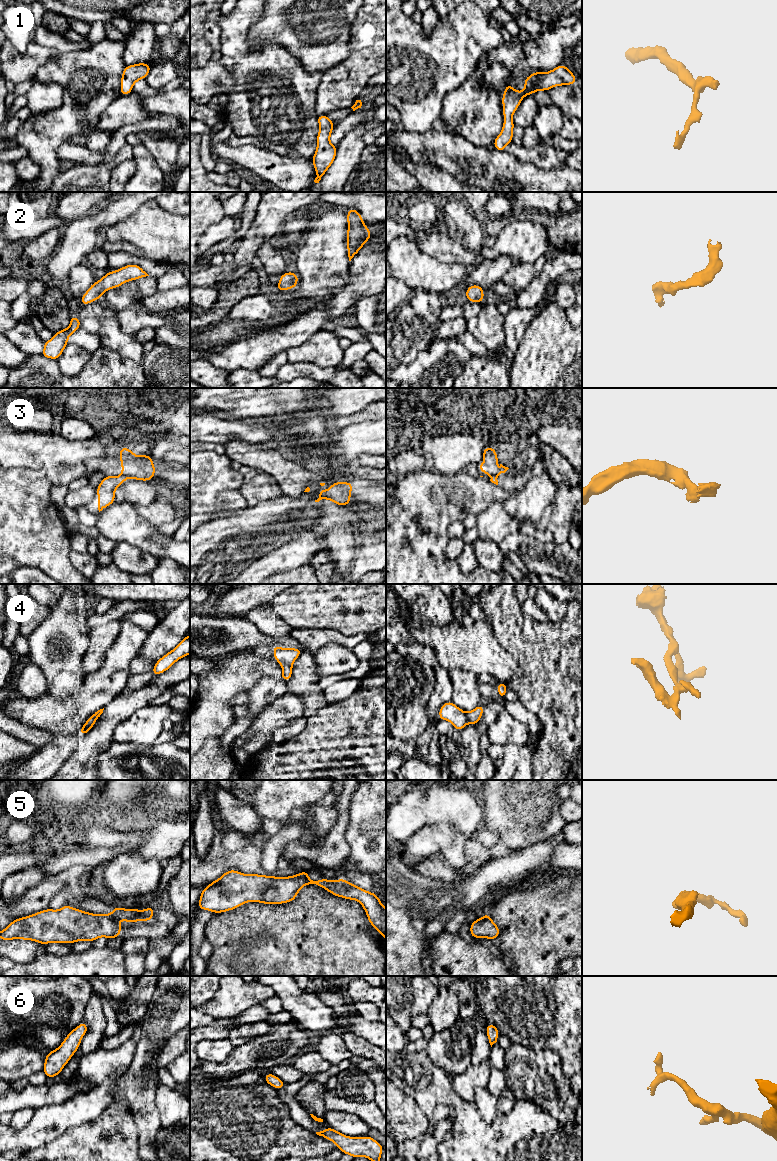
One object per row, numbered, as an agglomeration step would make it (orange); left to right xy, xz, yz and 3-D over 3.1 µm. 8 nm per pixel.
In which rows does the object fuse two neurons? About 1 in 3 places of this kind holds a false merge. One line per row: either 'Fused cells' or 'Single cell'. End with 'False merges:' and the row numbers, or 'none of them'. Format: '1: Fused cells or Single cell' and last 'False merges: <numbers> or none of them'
1: Single cell
2: Single cell
3: Fused cells
4: Fused cells
5: Fused cells
6: Single cell
False merges: 3, 4, 5

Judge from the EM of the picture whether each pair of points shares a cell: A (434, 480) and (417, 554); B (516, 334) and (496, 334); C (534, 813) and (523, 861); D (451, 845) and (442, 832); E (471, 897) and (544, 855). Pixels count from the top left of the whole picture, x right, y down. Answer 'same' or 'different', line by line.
A: same
B: different
C: different
D: same
E: same

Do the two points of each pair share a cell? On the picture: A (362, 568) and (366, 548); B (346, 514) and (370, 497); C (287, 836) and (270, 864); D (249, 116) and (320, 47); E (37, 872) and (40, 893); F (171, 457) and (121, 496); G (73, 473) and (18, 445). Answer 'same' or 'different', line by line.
A: same
B: different
C: same
D: different
E: different
F: different
G: same

